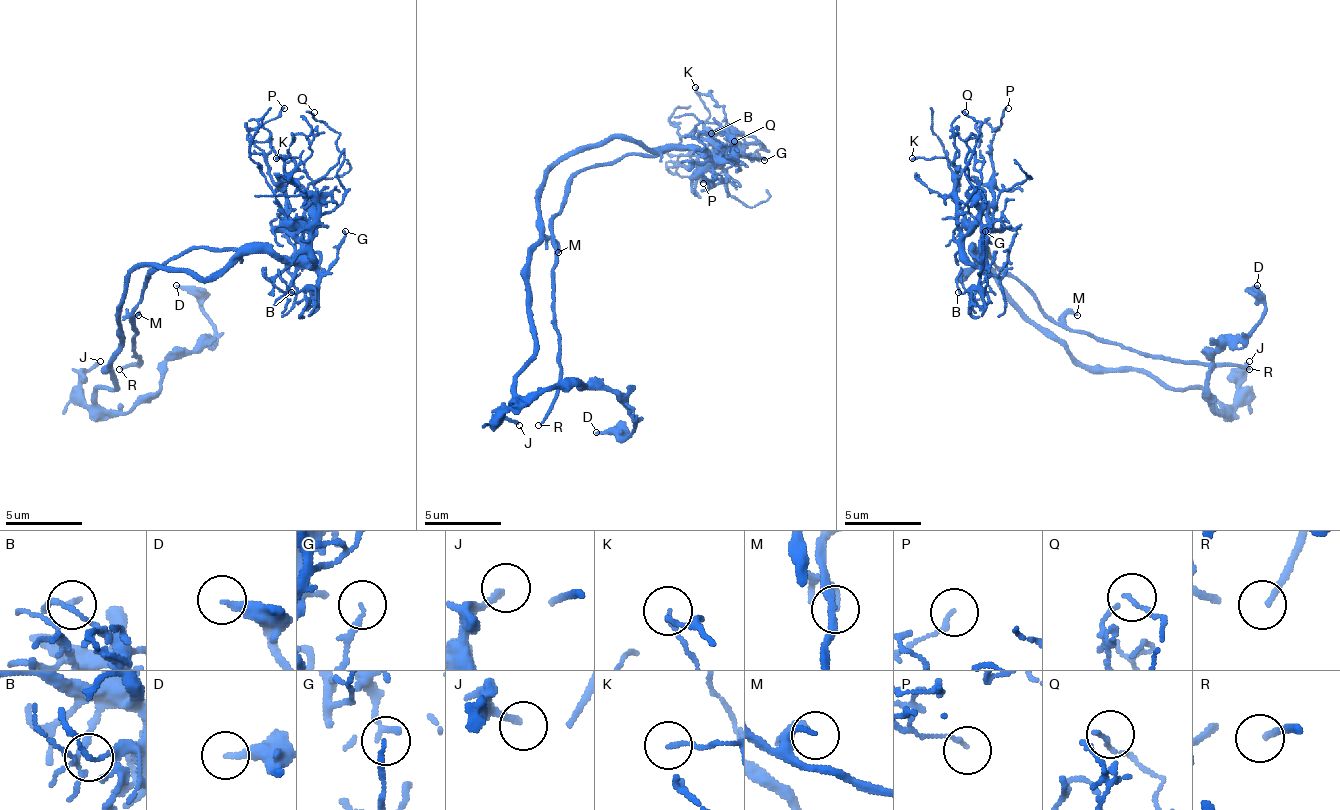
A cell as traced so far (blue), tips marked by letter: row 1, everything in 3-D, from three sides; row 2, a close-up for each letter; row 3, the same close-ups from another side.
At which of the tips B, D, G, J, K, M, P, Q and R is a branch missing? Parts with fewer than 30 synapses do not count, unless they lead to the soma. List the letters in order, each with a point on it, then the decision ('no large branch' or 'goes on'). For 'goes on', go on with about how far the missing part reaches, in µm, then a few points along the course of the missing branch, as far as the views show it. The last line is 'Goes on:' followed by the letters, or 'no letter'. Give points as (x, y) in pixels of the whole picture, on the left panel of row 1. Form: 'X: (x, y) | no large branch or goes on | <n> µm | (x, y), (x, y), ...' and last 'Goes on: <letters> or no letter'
B: (291, 292) | no large branch
D: (176, 285) | no large branch
G: (345, 231) | no large branch
J: (100, 361) | goes on | 10 µm | (100, 361), (111, 342), (107, 300), (107, 219)
K: (276, 158) | no large branch
M: (138, 315) | no large branch
P: (284, 108) | no large branch
Q: (314, 112) | no large branch
R: (119, 369) | goes on | 30 µm
Goes on: J, R

